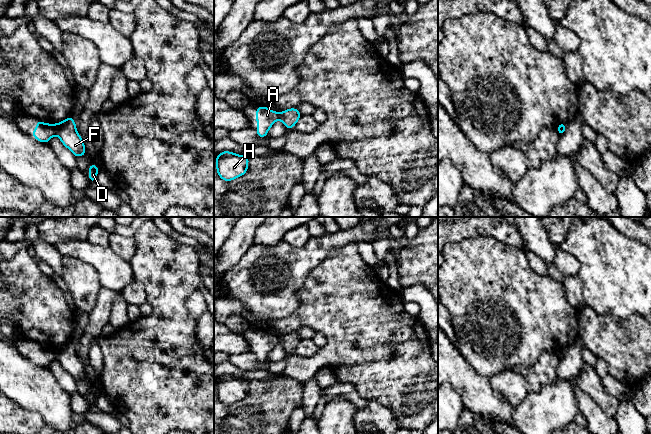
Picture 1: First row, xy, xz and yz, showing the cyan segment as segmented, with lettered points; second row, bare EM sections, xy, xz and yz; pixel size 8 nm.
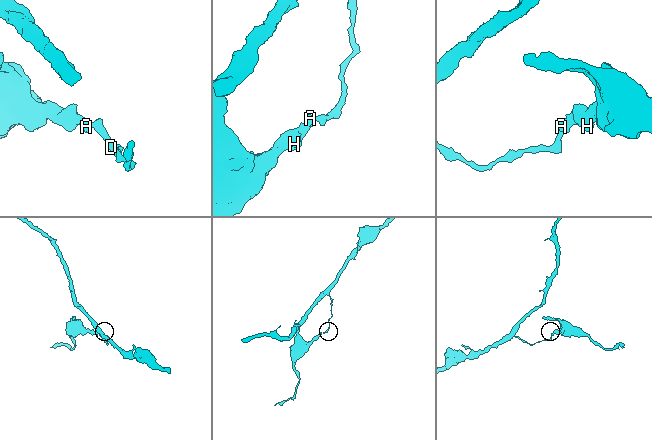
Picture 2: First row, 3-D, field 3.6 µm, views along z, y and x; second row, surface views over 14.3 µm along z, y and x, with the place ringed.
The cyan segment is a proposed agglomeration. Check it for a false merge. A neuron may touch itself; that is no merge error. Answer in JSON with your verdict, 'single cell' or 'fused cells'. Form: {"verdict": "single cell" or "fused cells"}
{"verdict": "fused cells"}

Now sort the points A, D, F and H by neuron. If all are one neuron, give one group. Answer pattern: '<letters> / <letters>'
A H / D F

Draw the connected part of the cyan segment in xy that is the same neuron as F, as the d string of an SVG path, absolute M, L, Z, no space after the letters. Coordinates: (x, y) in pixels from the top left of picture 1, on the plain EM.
M72 340L55 348L56 359L62 368L68 372L76 382L86 379L85 368L77 356L76 347Z

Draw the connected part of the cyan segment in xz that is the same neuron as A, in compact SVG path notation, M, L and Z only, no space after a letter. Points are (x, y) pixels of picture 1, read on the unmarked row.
M258 330L256 332L257 353L255 354L257 360L264 362L267 360L269 353L279 343L280 337L273 335L265 330Z

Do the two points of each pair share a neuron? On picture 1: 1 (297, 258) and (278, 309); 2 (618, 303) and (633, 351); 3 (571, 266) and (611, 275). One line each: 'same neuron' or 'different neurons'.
1: same neuron
2: different neurons
3: different neurons

